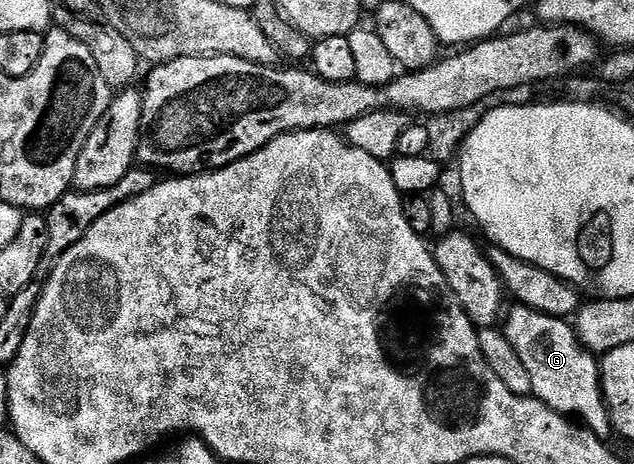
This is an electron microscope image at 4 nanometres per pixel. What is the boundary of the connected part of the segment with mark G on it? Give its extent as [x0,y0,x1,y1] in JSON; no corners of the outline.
[501,302,613,441]

